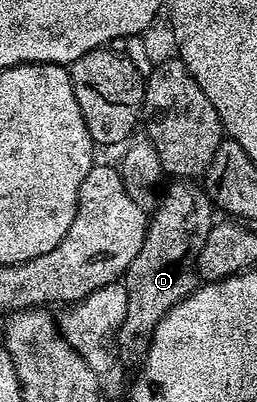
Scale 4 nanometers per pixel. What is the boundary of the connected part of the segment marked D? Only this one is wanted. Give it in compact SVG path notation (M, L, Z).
M174 179L169 183L171 185L165 186L164 192L149 218L144 235L144 247L140 247L136 259L132 259L132 263L126 268L124 274L128 311L116 334L116 349L118 345L119 351L122 352L123 363L134 365L133 367L141 366L142 362L146 360L146 352L150 346L154 328L160 323L160 319L164 319L164 315L169 309L176 307L176 303L189 297L198 288L200 278L195 265L200 255L200 247L204 247L204 239L208 239L208 231L212 231L212 227L216 224L216 210L211 205L205 188L201 184L190 179Z

